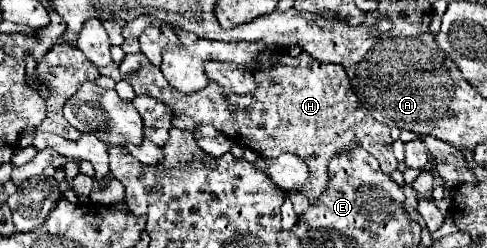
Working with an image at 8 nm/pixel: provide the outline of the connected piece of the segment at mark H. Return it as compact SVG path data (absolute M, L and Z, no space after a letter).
M140 52L132 56L128 54L120 64L120 72L122 78L132 84L136 94L152 96L170 106L174 112L172 126L176 128L192 132L198 124L212 124L234 144L246 146L262 158L274 158L282 152L290 152L306 160L310 178L298 192L310 200L318 199L326 190L328 160L342 150L368 150L384 166L384 174L392 174L398 168L398 160L392 152L390 128L380 124L370 110L360 106L360 100L340 64L318 62L304 52L298 56L272 54L270 64L280 66L262 70L256 60L256 88L242 96L222 90L216 82L208 82L208 86L196 94L180 94L180 90L168 86L162 72Z

